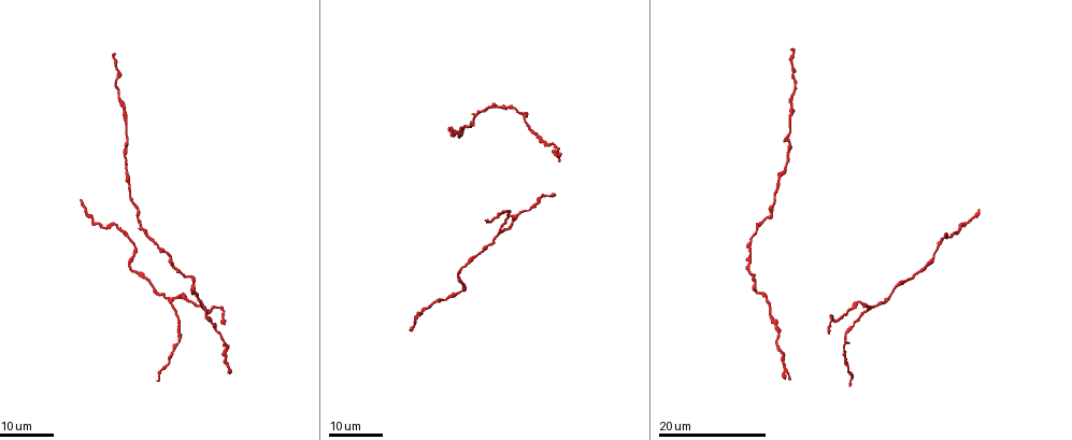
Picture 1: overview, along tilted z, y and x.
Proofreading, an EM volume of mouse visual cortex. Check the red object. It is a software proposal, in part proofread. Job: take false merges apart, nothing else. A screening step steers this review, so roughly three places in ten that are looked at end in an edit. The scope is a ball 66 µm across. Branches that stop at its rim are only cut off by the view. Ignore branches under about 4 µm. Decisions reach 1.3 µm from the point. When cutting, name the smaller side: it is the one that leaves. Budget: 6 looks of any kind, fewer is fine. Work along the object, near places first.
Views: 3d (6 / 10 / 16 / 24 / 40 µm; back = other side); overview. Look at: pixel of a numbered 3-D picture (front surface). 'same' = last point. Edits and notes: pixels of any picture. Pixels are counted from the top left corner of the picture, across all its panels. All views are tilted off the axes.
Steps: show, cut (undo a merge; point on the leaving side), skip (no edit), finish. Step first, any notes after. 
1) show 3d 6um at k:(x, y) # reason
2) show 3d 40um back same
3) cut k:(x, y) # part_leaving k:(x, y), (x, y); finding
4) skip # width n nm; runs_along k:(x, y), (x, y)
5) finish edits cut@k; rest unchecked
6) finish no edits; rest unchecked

show 3d 24um at 1:(771, 207) # calibre changes

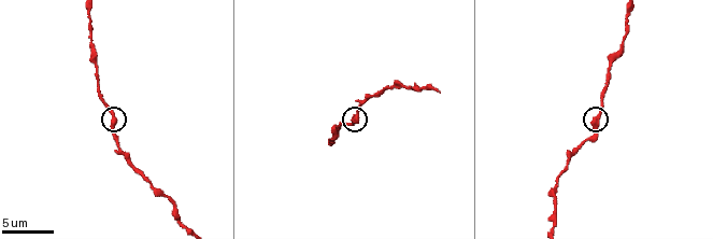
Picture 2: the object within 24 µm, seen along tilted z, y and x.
show 3d 6um at 2:(597, 118)

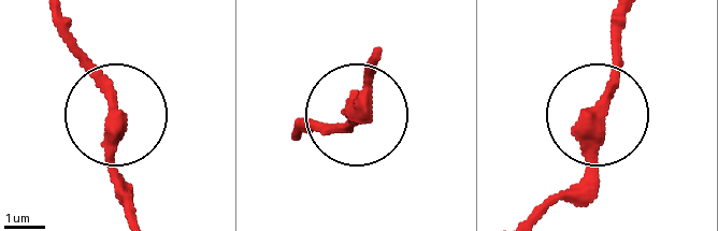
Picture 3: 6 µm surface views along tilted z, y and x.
show 3d 6um back at 3:(114, 104)

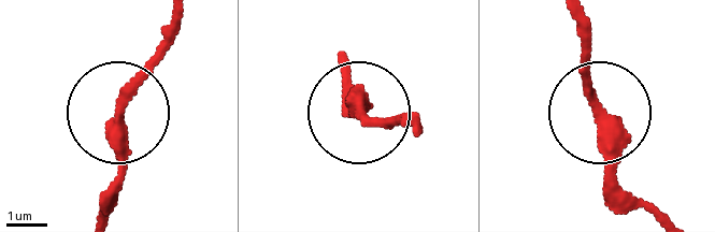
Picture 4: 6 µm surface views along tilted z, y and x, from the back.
skip # runs_along 4:(100, 215), (124, 171), (116, 97), (171, 38); continuous, no second neuron

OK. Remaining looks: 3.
show 3d 16um at 1:(931, 260) # sudden change in width

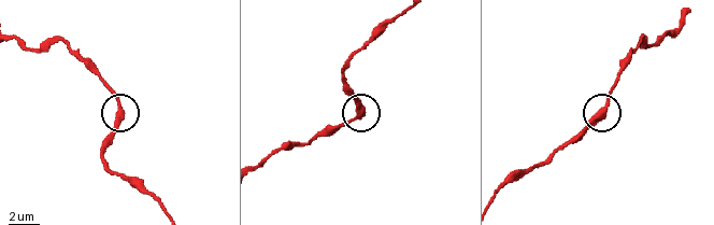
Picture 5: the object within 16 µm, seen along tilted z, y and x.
show 3d 6um at 5:(120, 107)

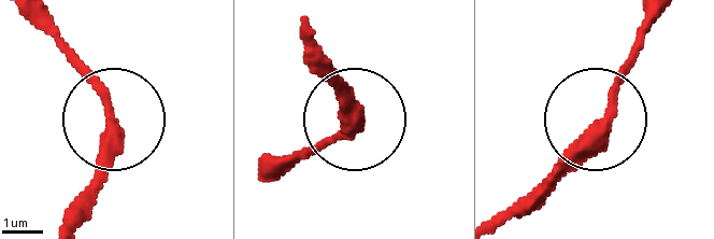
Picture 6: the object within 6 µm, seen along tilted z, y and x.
show 3d 6um back at 6:(112, 124)

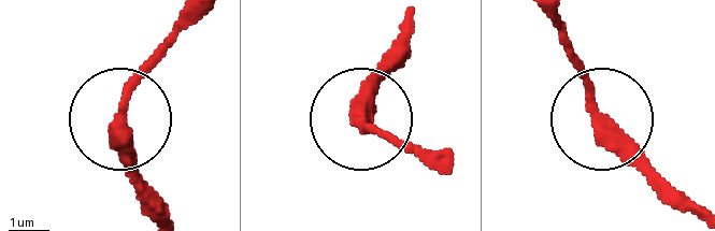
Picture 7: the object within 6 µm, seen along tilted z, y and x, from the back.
skip # runs_along 7:(405, 33), (366, 119), (429, 164); all the same neuron

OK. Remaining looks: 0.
finish no edits; rest unchecked

